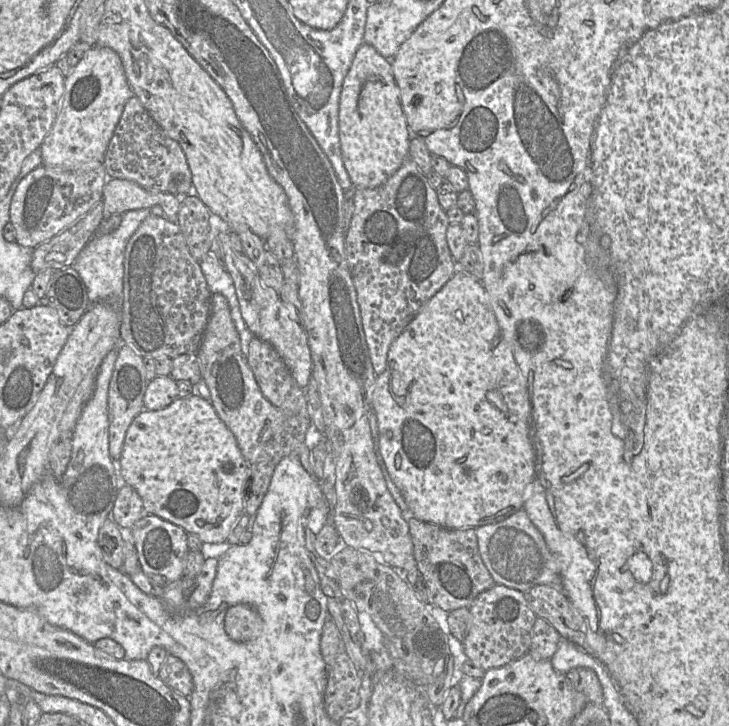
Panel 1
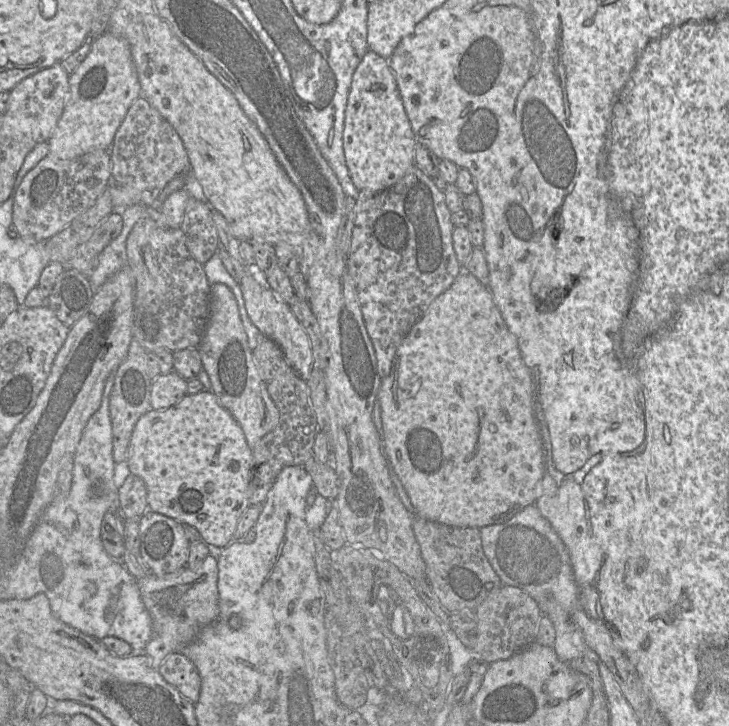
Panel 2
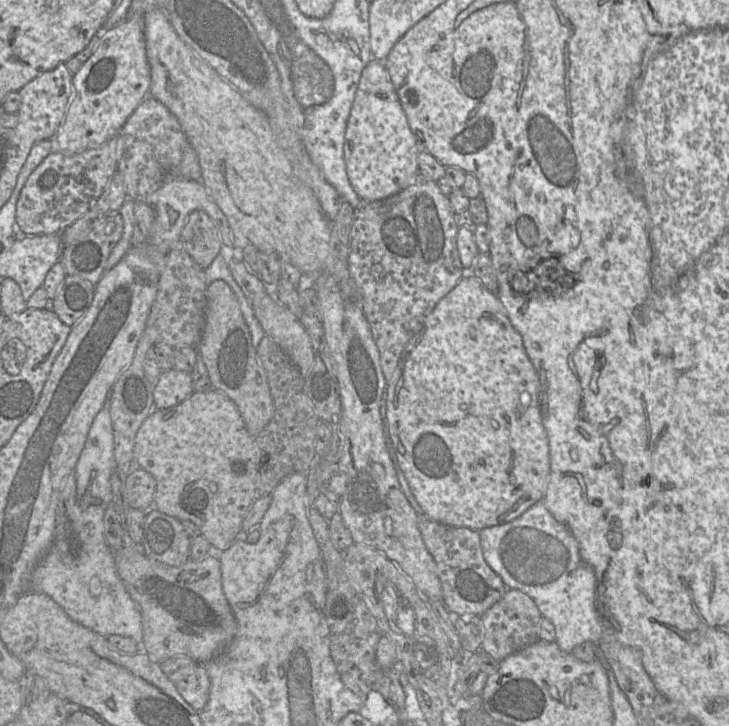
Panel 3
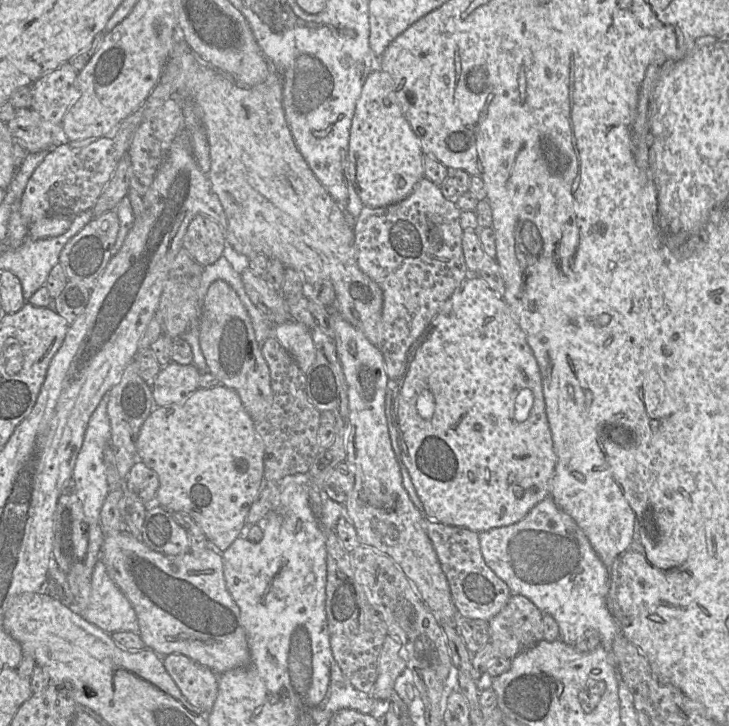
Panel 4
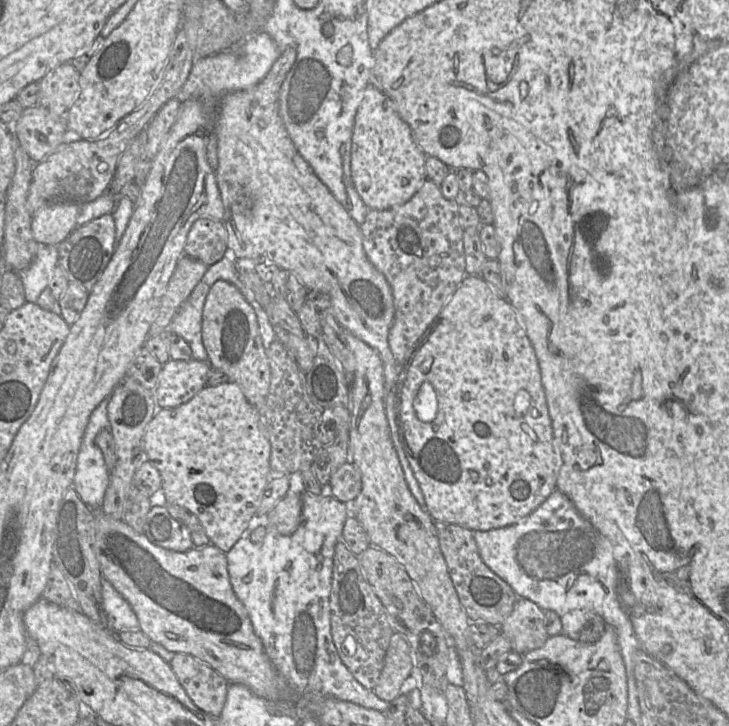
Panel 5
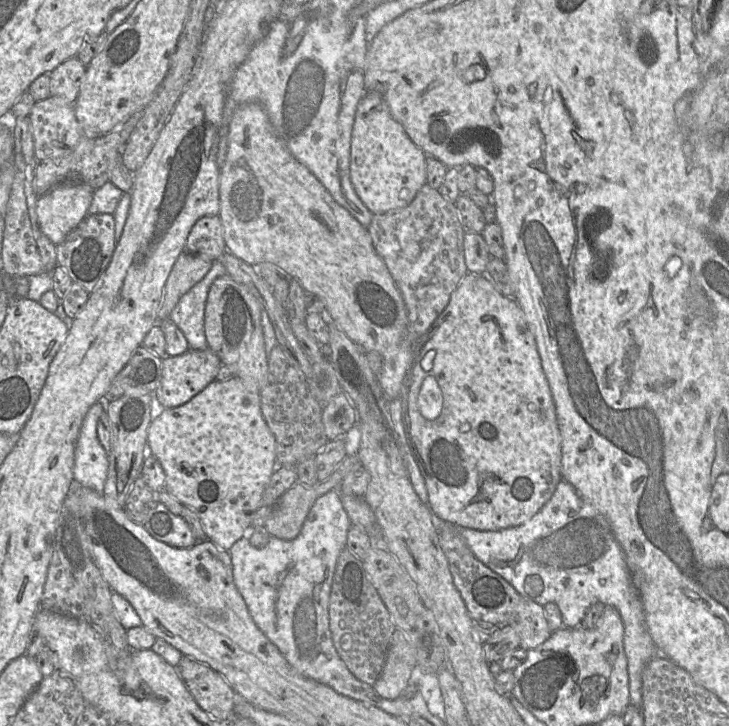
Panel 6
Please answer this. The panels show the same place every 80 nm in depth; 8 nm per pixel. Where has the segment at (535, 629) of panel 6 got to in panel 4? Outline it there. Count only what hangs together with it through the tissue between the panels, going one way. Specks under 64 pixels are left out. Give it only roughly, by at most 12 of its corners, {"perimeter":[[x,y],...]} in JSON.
{"perimeter":[[512,594],[489,622],[497,657],[543,640],[543,613]]}

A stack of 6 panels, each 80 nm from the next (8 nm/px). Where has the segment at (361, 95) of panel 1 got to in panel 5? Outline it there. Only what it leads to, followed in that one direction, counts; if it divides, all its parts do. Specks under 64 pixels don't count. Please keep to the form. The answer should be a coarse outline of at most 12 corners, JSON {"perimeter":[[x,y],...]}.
{"perimeter":[[368,84],[351,180],[369,210],[408,202],[426,155],[389,97]]}

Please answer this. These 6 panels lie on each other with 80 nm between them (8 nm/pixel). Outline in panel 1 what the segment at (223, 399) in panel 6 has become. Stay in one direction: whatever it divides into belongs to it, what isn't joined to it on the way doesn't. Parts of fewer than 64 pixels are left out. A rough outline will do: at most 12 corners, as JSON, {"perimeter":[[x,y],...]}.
{"perimeter":[[210,401],[142,410],[118,466],[144,513],[227,543],[249,464]]}

